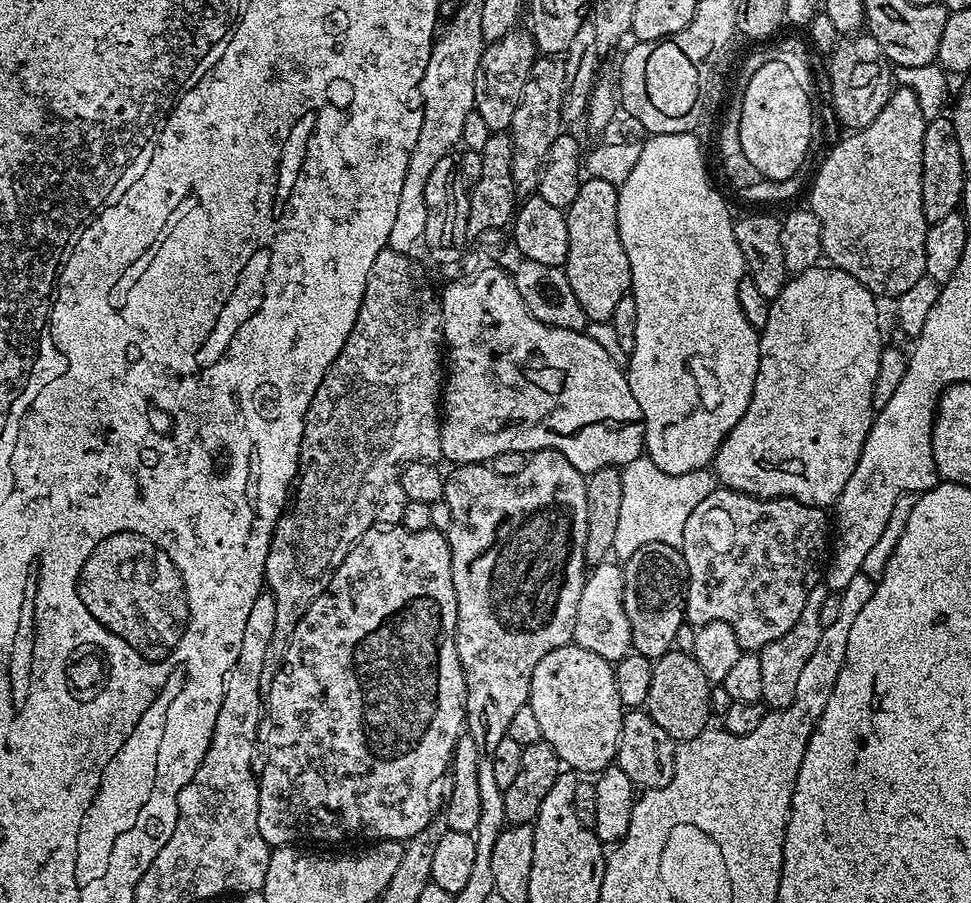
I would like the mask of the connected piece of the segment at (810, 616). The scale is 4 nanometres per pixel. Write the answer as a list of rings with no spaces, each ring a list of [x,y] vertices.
[[[821,582],[810,590],[810,598],[806,598],[806,606],[802,606],[802,614],[798,614],[798,622],[782,638],[774,638],[766,647],[759,649],[762,668],[761,701],[769,709],[785,708],[795,702],[794,694],[798,691],[798,678],[802,674],[806,661],[818,646],[818,638],[822,638],[822,602],[829,596],[827,584]]]

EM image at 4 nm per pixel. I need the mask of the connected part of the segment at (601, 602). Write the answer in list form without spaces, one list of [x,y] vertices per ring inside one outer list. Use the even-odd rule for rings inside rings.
[[[605,562],[595,565],[585,575],[582,598],[578,598],[578,614],[574,618],[572,639],[579,648],[590,650],[594,654],[598,654],[598,658],[606,658],[610,662],[621,660],[622,657],[633,651],[630,618],[626,616],[626,606],[624,605],[624,570],[619,563]]]

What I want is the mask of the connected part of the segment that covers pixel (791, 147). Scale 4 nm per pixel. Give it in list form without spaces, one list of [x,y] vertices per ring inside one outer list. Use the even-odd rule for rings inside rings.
[[[766,62],[764,66],[761,66],[761,68],[756,71],[754,78],[750,78],[750,82],[746,86],[746,94],[742,98],[742,126],[740,127],[740,133],[742,134],[742,150],[746,150],[746,158],[750,158],[750,163],[758,169],[758,174],[761,178],[766,180],[784,180],[799,173],[801,169],[804,168],[802,167],[804,159],[810,156],[808,148],[814,129],[814,123],[812,123],[812,100],[808,97],[808,93],[810,93],[809,89],[804,87],[803,84],[797,83],[793,71],[790,70],[790,66],[784,62]]]

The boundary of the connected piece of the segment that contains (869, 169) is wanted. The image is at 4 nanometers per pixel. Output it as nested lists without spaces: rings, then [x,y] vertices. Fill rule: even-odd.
[[[903,86],[897,87],[893,91],[892,97],[886,102],[886,106],[882,110],[882,114],[878,114],[878,118],[874,118],[874,122],[870,122],[870,126],[858,128],[847,133],[845,140],[840,140],[832,149],[827,149],[828,157],[820,164],[820,169],[816,172],[816,177],[811,178],[810,188],[812,184],[812,193],[809,194],[807,203],[810,205],[812,212],[818,218],[820,229],[822,229],[822,246],[824,247],[824,256],[827,257],[835,267],[846,270],[846,274],[850,274],[854,278],[858,278],[858,282],[862,282],[862,286],[866,286],[866,290],[870,290],[872,295],[877,298],[883,296],[891,296],[897,298],[909,290],[914,282],[924,277],[926,270],[926,234],[928,233],[928,219],[922,214],[922,178],[920,177],[920,163],[922,162],[922,138],[928,121],[924,119],[922,114],[922,106],[918,106],[918,98],[914,94],[912,88]]]

